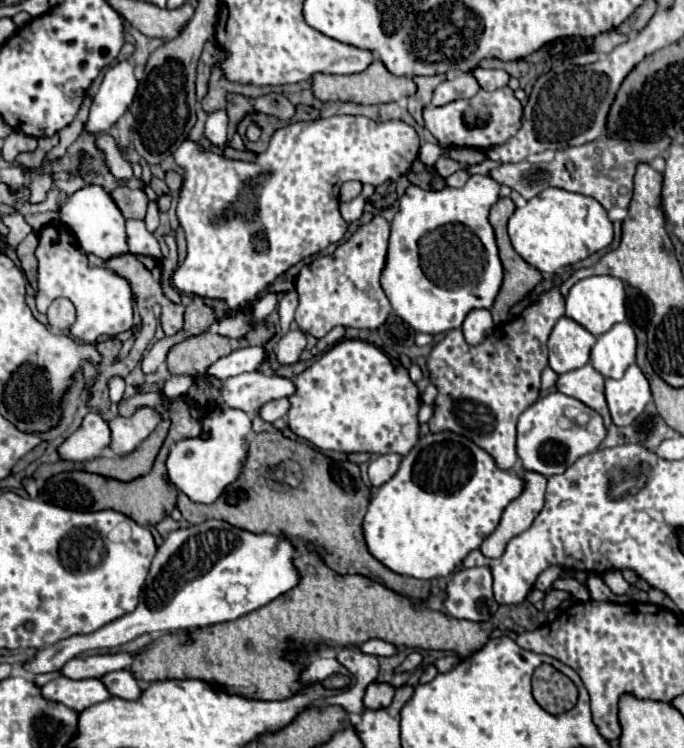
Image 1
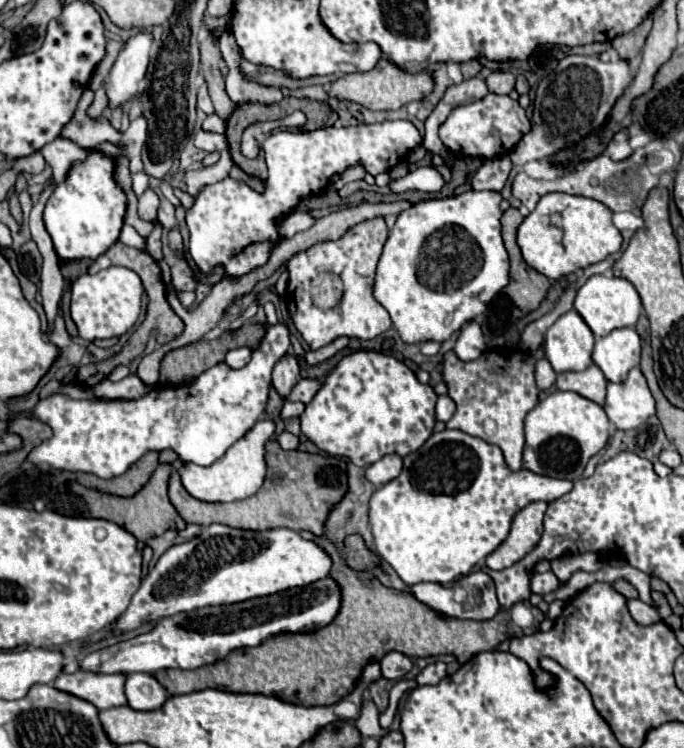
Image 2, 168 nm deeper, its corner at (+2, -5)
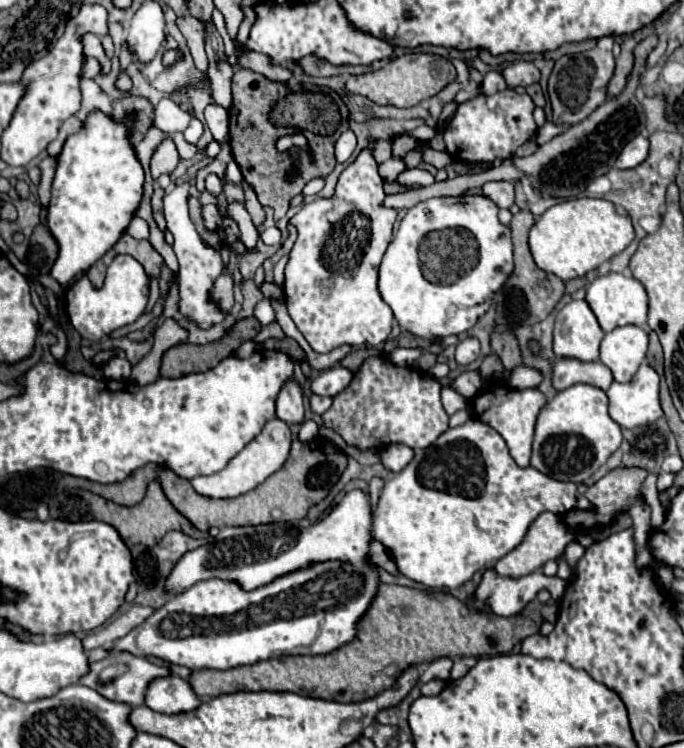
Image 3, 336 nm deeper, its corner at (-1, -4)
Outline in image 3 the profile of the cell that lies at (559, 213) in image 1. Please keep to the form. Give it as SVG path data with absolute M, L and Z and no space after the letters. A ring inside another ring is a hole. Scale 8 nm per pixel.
M576 198L554 204L536 218L536 224L528 234L530 252L536 266L544 272L556 274L560 280L584 276L598 264L620 254L632 240L634 228L630 216L618 214L612 202L600 198Z

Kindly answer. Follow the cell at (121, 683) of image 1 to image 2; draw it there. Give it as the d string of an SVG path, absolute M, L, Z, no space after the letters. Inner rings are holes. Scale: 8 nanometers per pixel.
M131 673L127 675L127 699L133 709L151 711L165 705L169 699L165 687L151 673Z

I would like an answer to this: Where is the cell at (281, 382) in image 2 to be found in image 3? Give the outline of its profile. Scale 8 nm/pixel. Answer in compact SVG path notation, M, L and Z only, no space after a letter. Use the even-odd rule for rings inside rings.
M290 378L290 382L286 382L282 386L282 390L276 398L276 416L280 420L284 420L286 424L302 422L304 398L302 398L302 388L294 378Z

